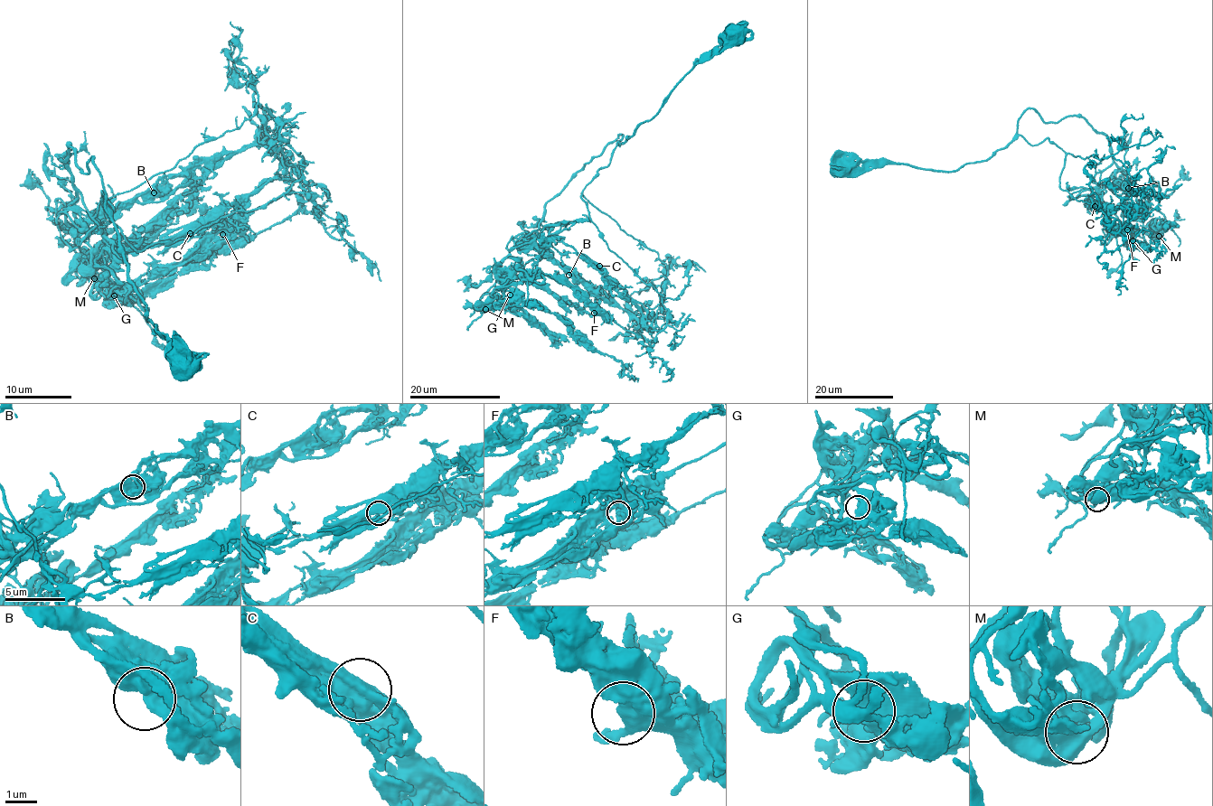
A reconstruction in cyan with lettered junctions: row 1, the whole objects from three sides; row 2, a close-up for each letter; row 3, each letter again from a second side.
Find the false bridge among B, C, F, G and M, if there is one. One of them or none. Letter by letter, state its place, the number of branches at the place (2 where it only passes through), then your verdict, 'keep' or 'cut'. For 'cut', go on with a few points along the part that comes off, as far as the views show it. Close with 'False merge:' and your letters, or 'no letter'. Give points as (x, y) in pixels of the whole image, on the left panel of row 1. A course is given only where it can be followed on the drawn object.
B: at (154, 192); 2 branches meet; keep
C: at (190, 233); 2 branches meet; keep
F: at (222, 234); 2 branches meet; keep
G: at (114, 295); 2 branches meet; keep
M: at (94, 278); 2 branches meet; keep
False merge: no letter

